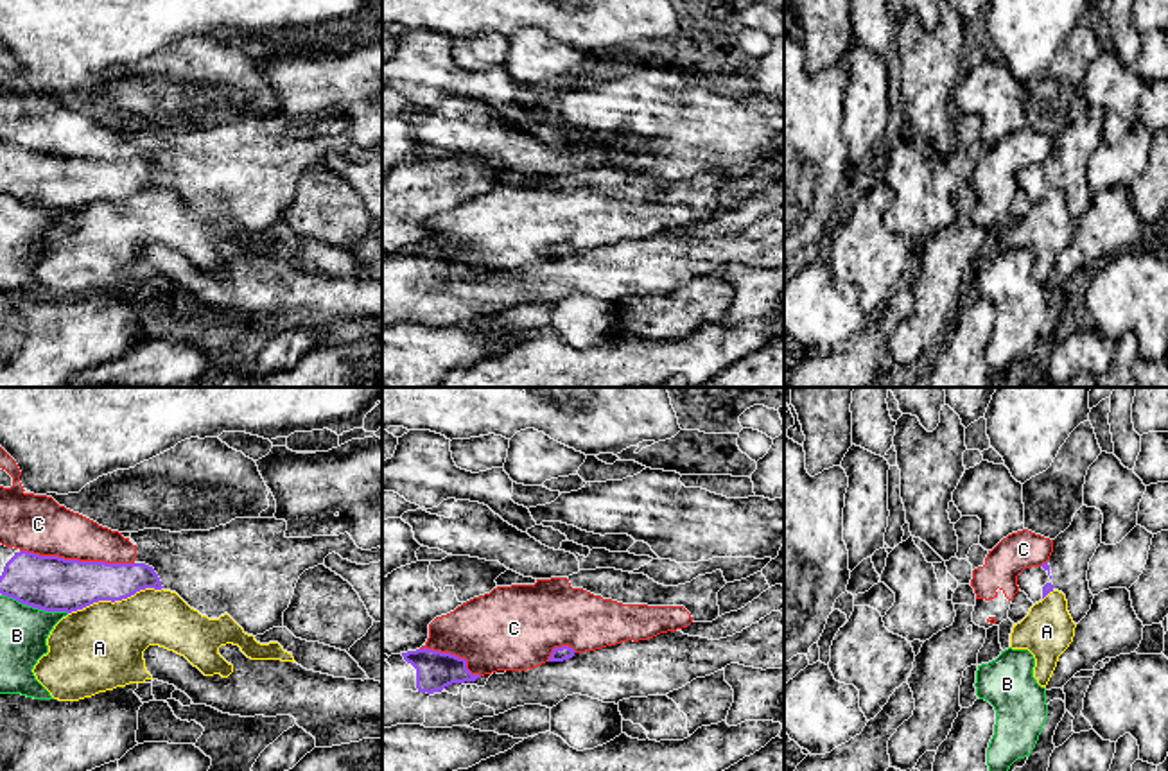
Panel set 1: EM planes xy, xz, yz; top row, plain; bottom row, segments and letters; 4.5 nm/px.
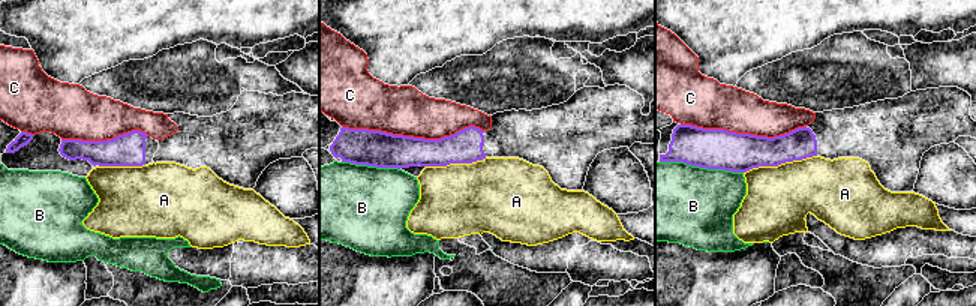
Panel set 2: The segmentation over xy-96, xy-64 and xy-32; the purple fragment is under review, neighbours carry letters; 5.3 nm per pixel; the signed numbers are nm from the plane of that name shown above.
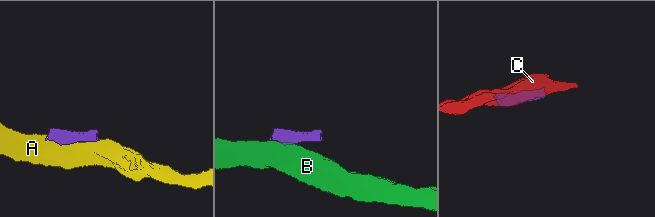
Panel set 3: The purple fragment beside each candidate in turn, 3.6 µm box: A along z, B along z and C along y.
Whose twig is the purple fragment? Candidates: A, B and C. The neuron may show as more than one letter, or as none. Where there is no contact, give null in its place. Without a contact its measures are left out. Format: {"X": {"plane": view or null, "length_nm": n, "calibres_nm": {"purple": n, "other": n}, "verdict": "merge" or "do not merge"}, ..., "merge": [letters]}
{"A": {"plane": "xy", "length_nm": 440, "calibres_nm": {"purple": 240, "other": 380}, "verdict": "do not merge"}, "B": {"plane": "xy", "length_nm": 300, "calibres_nm": {"purple": 240, "other": 220}, "verdict": "do not merge"}, "C": {"plane": "xy", "length_nm": 500, "calibres_nm": {"purple": 240, "other": 260}, "verdict": "do not merge"}, "merge": []}

